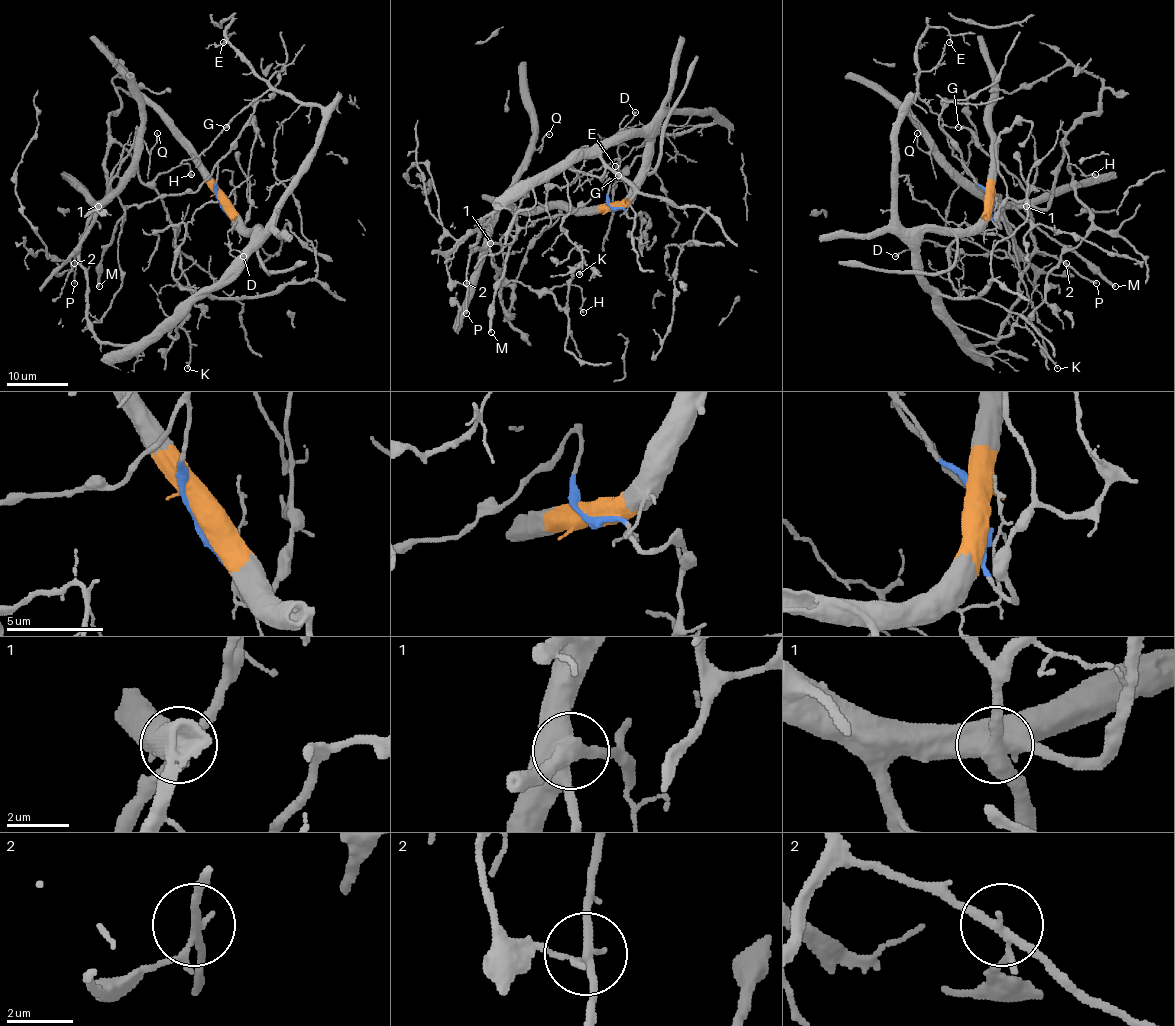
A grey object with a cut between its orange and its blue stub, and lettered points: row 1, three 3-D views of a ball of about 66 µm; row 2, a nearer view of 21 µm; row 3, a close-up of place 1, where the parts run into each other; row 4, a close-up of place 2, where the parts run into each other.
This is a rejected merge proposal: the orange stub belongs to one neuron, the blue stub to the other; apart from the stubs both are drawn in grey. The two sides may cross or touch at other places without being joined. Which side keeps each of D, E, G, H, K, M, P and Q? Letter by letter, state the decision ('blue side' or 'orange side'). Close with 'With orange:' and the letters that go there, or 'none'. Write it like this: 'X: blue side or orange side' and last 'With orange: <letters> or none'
D: orange side
E: orange side
G: orange side
H: blue side
K: orange side
M: blue side
P: orange side
Q: blue side
With orange: D, E, G, K, P

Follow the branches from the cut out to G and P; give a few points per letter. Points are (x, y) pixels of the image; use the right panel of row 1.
G: (990, 201), (985, 213), (970, 227), (906, 229), (899, 222), (896, 131), (916, 89), (944, 123), (958, 126)
P: (990, 201), (973, 225), (924, 230), (919, 245), (919, 277), (971, 345), (999, 336), (1037, 251), (1097, 284)

